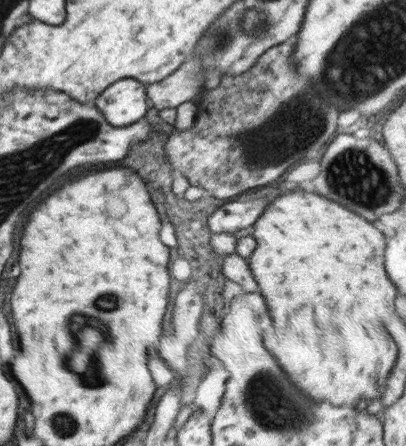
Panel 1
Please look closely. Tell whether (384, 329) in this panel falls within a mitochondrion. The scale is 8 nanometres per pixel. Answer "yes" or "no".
no

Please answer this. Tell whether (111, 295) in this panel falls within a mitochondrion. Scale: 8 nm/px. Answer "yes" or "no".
yes

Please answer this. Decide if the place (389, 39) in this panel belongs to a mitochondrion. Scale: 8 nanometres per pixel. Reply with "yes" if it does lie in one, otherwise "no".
yes

